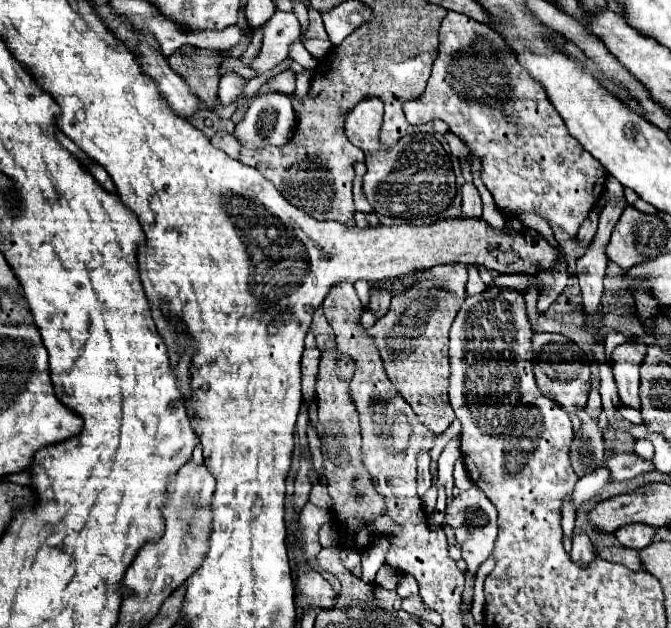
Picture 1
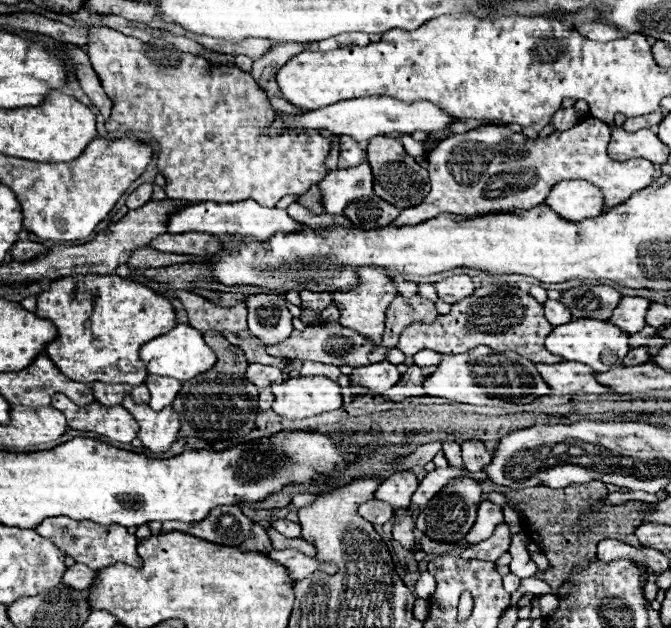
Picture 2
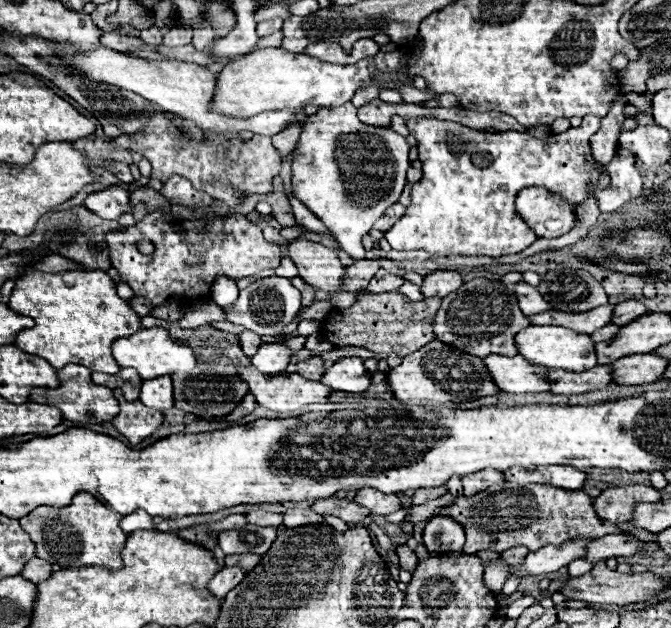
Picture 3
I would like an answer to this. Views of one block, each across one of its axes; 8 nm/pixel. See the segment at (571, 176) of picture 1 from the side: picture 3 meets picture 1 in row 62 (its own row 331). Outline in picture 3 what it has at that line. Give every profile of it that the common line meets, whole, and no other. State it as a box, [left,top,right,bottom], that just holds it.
[434,278,532,358]

